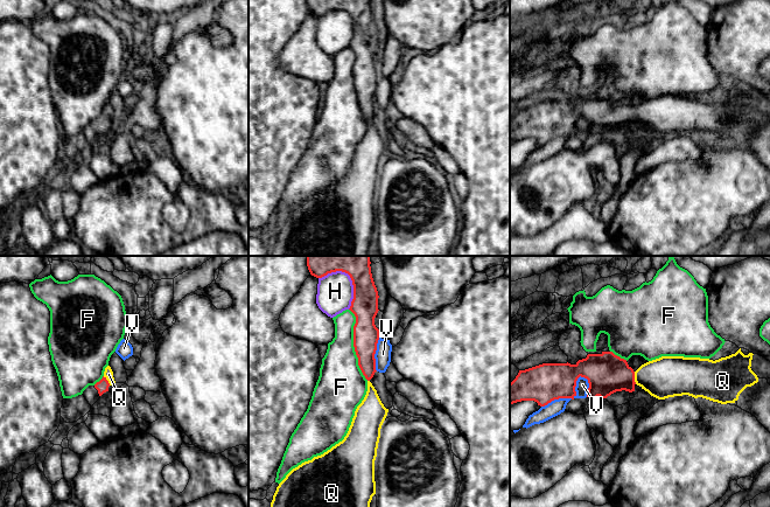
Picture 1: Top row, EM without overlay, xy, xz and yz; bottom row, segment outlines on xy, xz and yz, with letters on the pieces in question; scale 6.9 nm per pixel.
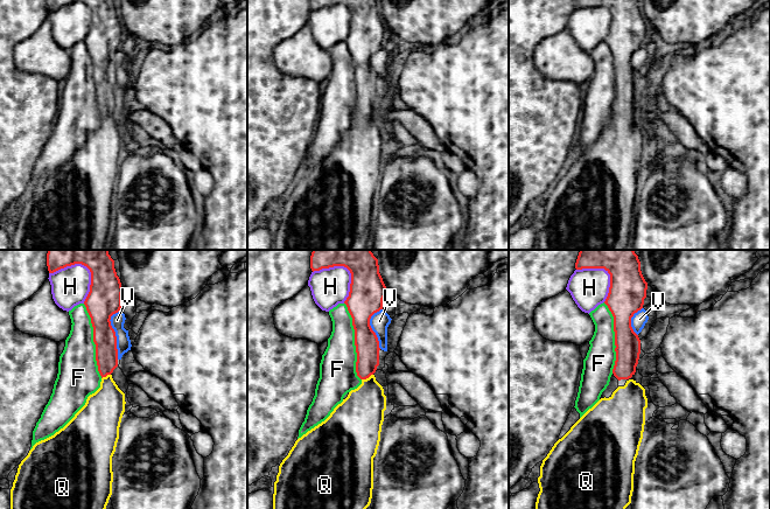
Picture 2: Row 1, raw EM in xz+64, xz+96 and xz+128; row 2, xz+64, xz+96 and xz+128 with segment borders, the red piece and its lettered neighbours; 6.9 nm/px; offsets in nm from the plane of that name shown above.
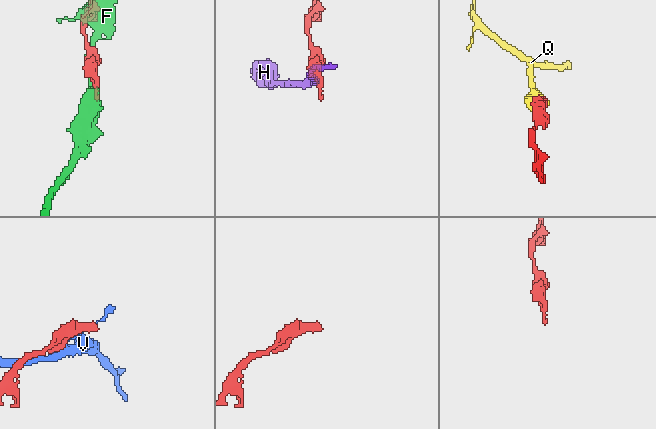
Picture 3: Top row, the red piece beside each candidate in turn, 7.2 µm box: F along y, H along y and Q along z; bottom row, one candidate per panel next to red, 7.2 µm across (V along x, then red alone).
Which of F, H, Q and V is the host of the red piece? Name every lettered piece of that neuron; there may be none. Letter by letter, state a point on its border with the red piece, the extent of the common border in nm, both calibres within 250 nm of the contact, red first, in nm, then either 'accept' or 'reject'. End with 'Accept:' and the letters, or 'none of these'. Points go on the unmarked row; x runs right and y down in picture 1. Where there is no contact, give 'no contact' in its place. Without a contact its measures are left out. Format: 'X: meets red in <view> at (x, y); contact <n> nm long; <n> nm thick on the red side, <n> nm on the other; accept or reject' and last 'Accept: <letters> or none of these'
F: meets red in xz at (354, 83); contact 500 nm long; 180 nm thick on the red side, 300 nm on the other; reject
H: meets red in xz at (350, 15); contact 300 nm long; 190 nm thick on the red side, 260 nm on the other; reject
Q: meets red in yz at (634, 116); contact 90 nm long; 280 nm thick on the red side, 280 nm on the other; accept
V: meets red in yz at (572, 137); contact 380 nm long; 260 nm thick on the red side, 90 nm on the other; reject
Accept: Q

